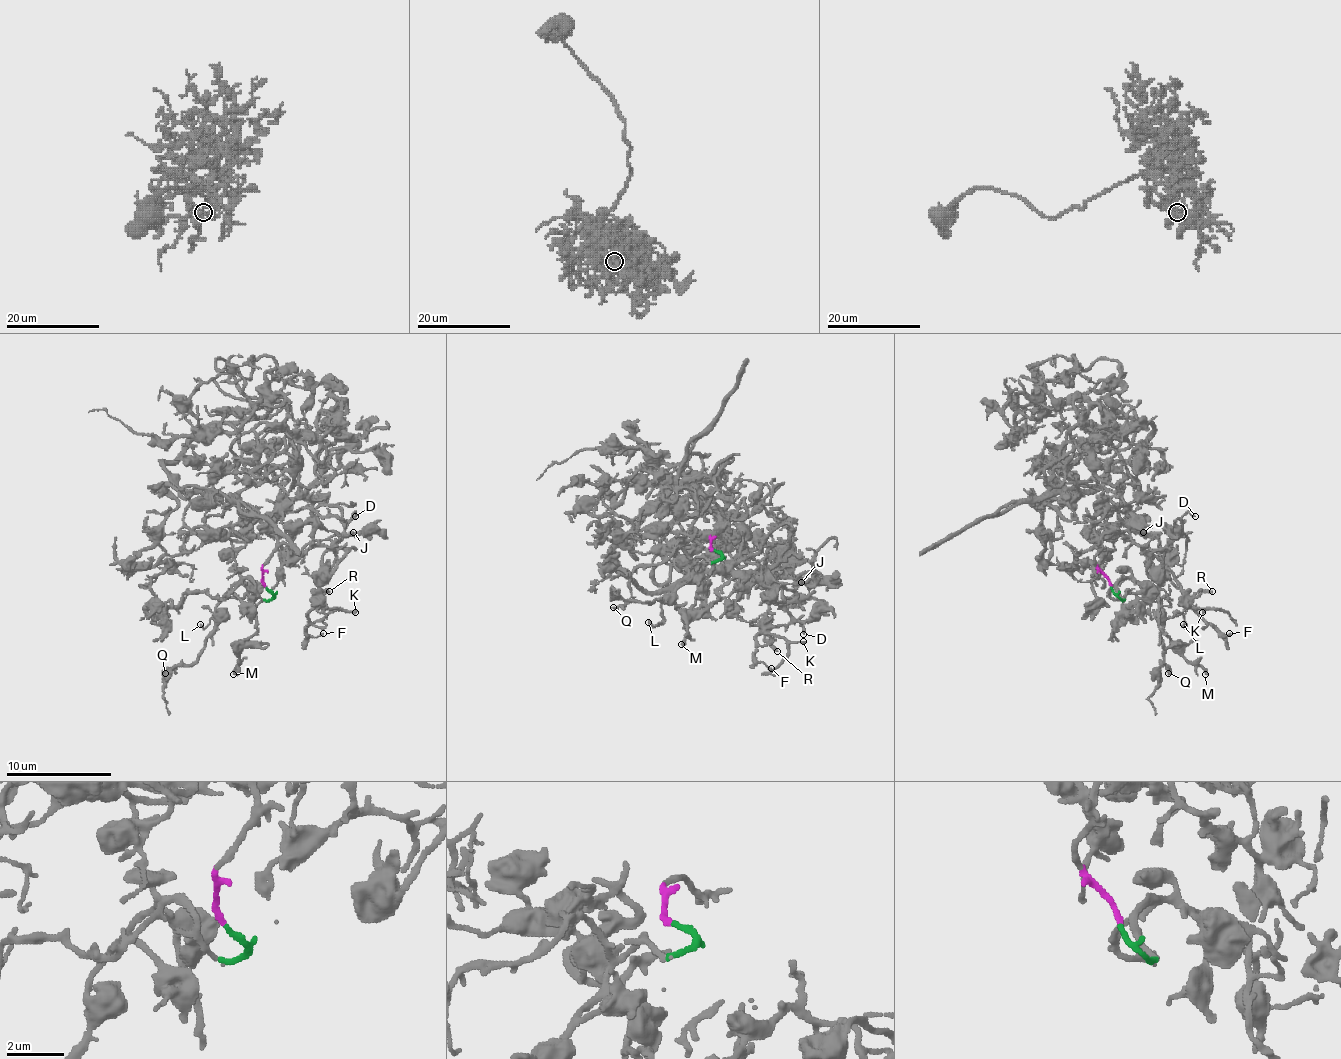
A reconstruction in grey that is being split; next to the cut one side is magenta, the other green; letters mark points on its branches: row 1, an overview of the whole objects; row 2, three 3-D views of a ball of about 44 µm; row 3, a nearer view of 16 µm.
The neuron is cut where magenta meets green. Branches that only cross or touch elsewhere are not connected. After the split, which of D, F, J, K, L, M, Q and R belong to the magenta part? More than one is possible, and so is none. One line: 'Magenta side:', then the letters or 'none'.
Magenta side: D, F, J, K, R

